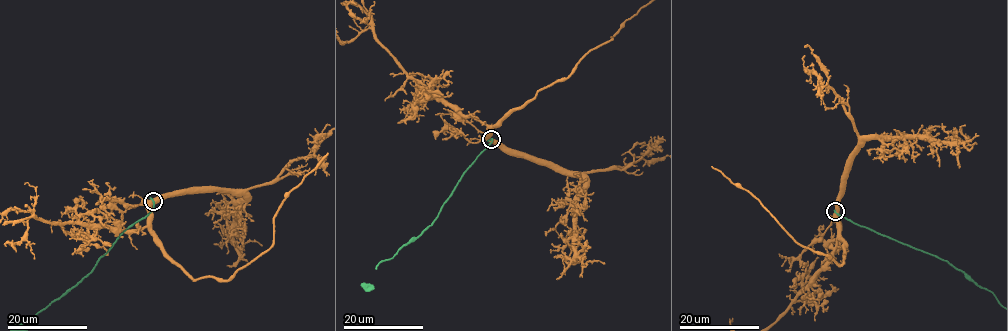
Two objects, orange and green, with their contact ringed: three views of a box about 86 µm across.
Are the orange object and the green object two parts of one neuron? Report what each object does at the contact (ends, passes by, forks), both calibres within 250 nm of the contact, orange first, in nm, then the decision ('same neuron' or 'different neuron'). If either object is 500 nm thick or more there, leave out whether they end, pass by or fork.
600/320 nm | different neuron

